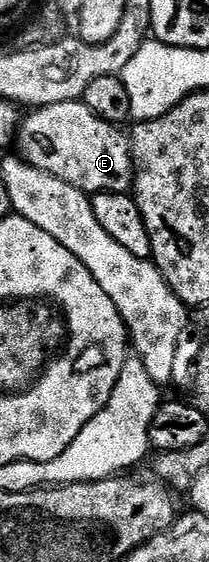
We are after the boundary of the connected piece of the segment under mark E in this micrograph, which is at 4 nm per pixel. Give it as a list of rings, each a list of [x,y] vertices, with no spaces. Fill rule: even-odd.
[[[78,100],[37,108],[30,115],[22,121],[17,137],[18,151],[28,164],[88,194],[132,191],[137,175],[135,159],[131,157],[131,142],[122,127],[97,118],[89,106]]]

